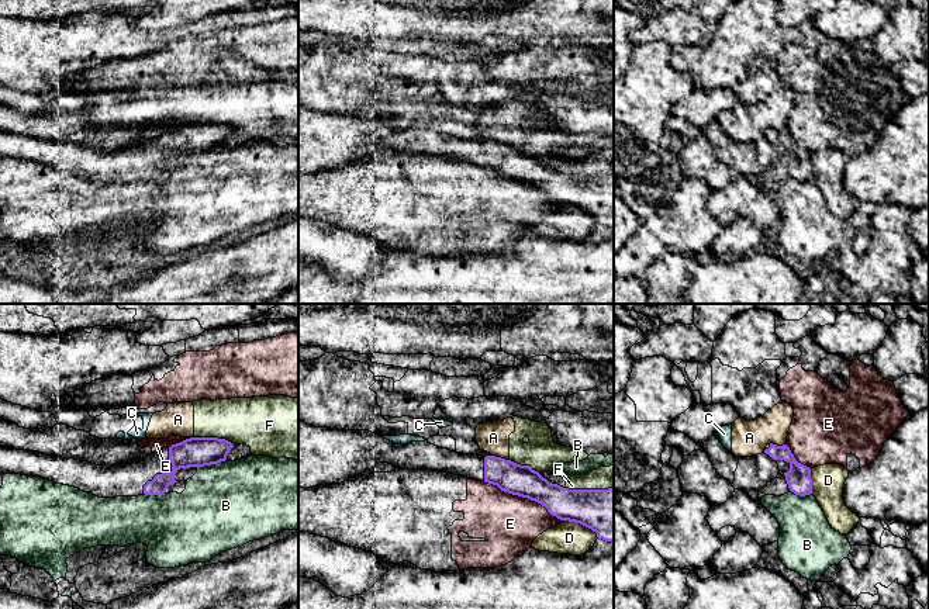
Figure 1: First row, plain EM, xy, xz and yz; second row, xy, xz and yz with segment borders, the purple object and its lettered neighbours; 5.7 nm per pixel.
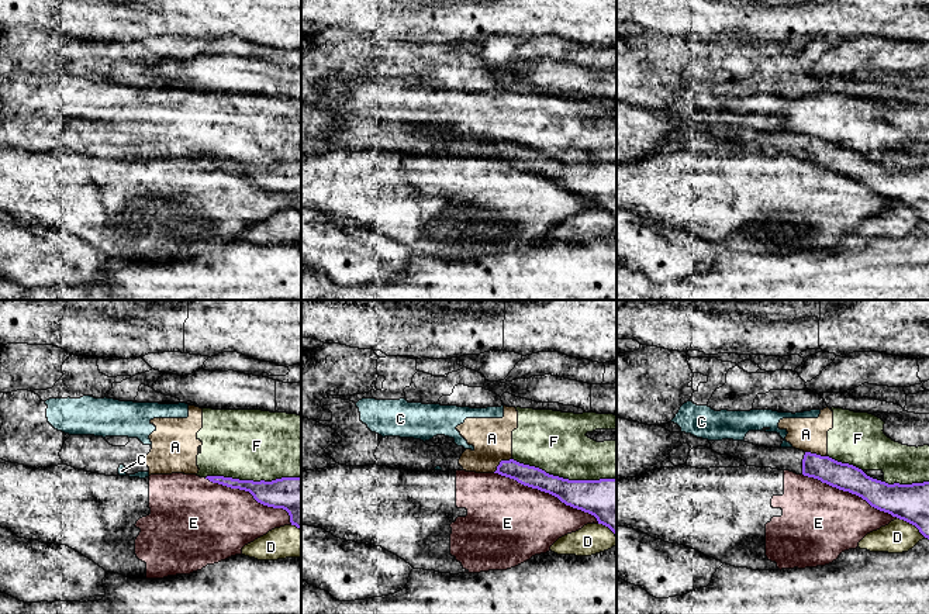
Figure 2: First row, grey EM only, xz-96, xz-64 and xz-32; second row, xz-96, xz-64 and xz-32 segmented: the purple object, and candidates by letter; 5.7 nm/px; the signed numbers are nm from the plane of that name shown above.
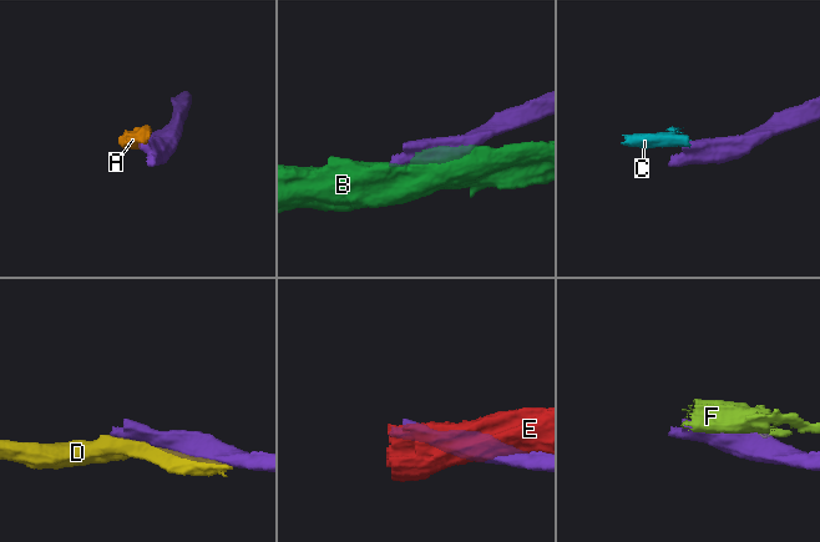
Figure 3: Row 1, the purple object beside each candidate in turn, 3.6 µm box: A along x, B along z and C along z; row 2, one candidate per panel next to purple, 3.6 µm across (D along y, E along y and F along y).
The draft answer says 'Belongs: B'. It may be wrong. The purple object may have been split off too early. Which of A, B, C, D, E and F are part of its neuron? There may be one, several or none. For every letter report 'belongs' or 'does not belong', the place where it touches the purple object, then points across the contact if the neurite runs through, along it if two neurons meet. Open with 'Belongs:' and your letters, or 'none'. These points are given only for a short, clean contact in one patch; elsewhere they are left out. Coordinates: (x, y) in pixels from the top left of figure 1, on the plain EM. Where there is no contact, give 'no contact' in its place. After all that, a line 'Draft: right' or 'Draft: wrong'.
Belongs: none
A: does not belong | xz (500, 142) | along xz (491, 139), (508, 145)
B: does not belong | xy (211, 148)
C: does not belong | xy (187, 124) | along xy (190, 123), (186, 124)
D: does not belong | xz (582, 208)
E: does not belong | xz (522, 182)
F: does not belong | xz (590, 175)
Draft: wrong

